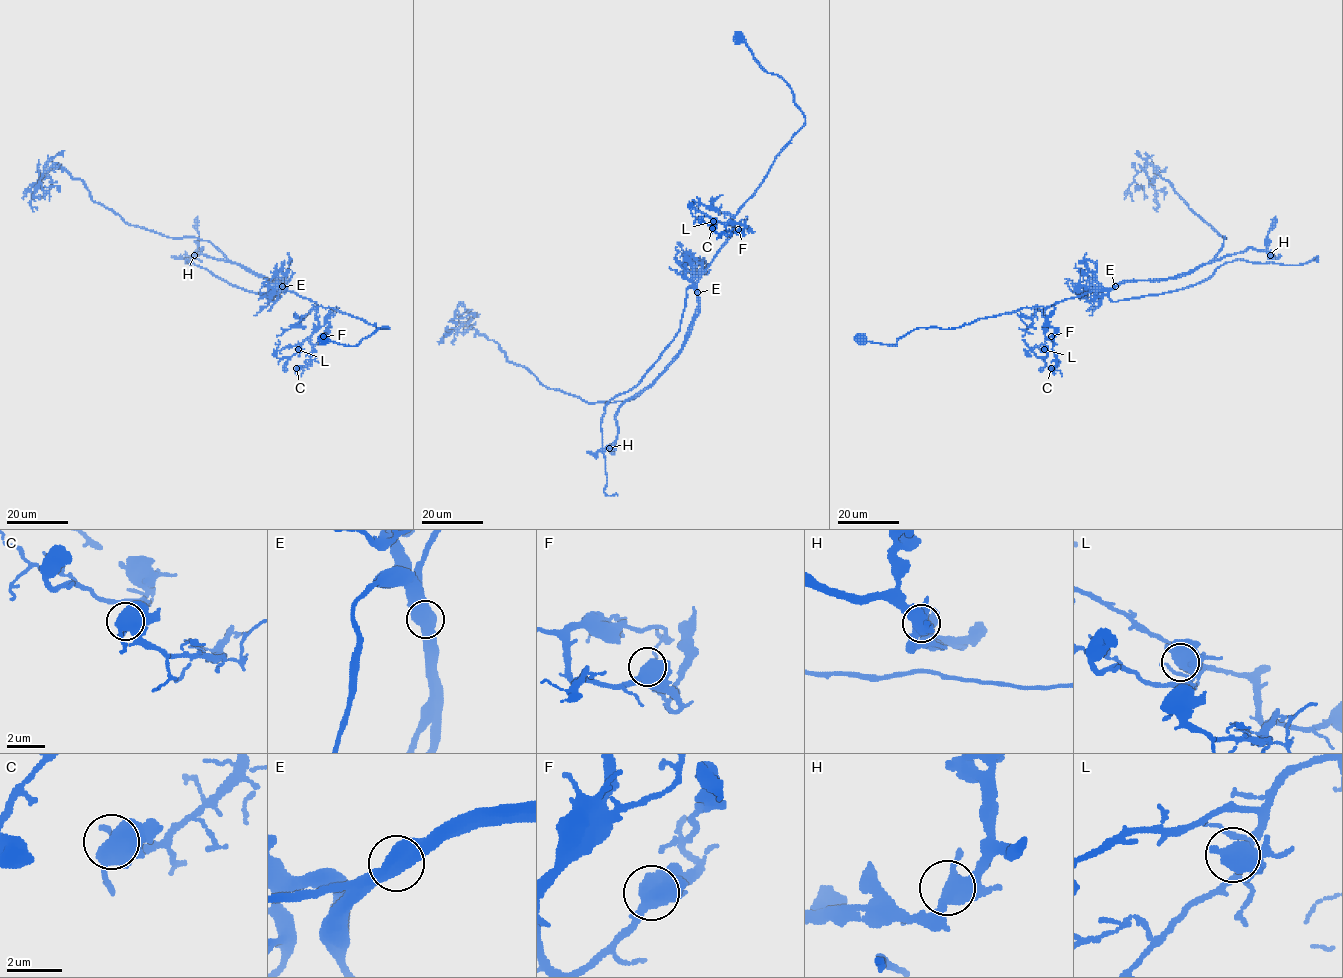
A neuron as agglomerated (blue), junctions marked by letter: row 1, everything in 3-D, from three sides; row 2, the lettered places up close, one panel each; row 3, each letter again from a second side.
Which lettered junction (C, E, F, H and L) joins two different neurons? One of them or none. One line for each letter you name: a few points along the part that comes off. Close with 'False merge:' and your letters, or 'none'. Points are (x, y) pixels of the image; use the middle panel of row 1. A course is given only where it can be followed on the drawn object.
E: course (697, 292), (693, 287), (686, 291), (679, 330), (657, 362), (605, 407), (604, 492), (618, 495)
False merge: E

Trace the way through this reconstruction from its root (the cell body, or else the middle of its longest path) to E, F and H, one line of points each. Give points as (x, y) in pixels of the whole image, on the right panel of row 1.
E: (860, 339), (895, 345), (899, 338), (919, 327), (954, 329), (1035, 306), (1044, 311), (1067, 299), (1115, 287)
F: (860, 339), (895, 345), (919, 327), (954, 329), (1035, 306), (1044, 313), (1045, 336), (1054, 345), (1051, 336)
H: (860, 339), (895, 345), (919, 327), (1044, 311), (1125, 282), (1183, 276), (1250, 248), (1270, 255)

